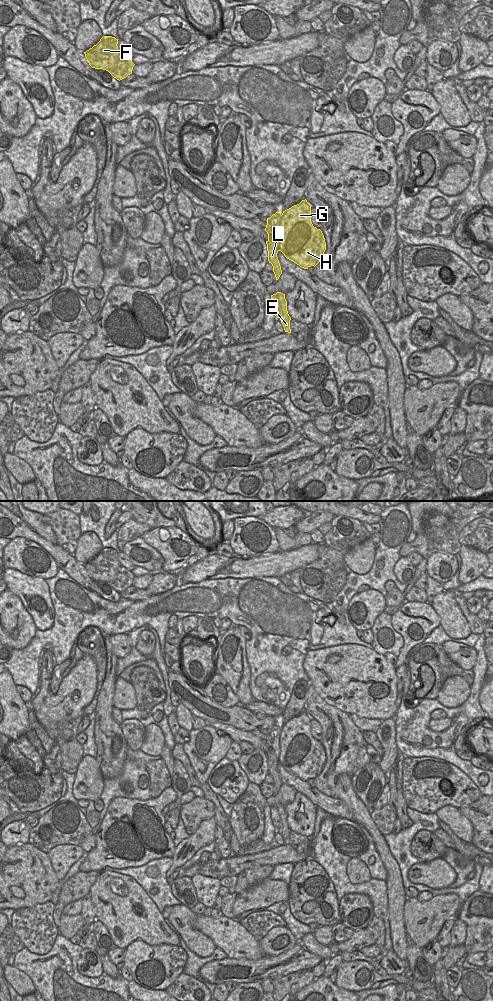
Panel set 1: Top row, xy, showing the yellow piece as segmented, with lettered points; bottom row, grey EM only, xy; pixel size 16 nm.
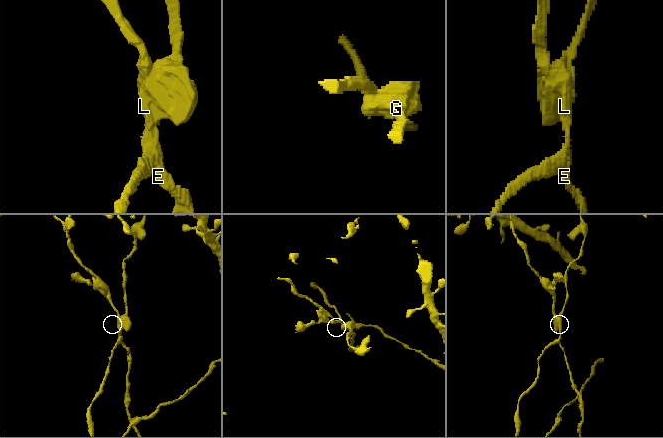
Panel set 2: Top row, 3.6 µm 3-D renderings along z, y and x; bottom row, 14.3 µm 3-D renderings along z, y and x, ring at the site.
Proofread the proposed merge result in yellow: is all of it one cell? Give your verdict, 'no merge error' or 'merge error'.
merge error

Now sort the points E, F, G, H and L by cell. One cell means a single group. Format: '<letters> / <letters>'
E F L / G H

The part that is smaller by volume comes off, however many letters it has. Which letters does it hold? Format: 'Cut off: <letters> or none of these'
Cut off: E, F, L.

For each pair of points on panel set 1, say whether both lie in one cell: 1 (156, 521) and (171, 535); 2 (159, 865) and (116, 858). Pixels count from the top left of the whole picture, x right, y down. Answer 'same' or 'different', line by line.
1: different
2: different

